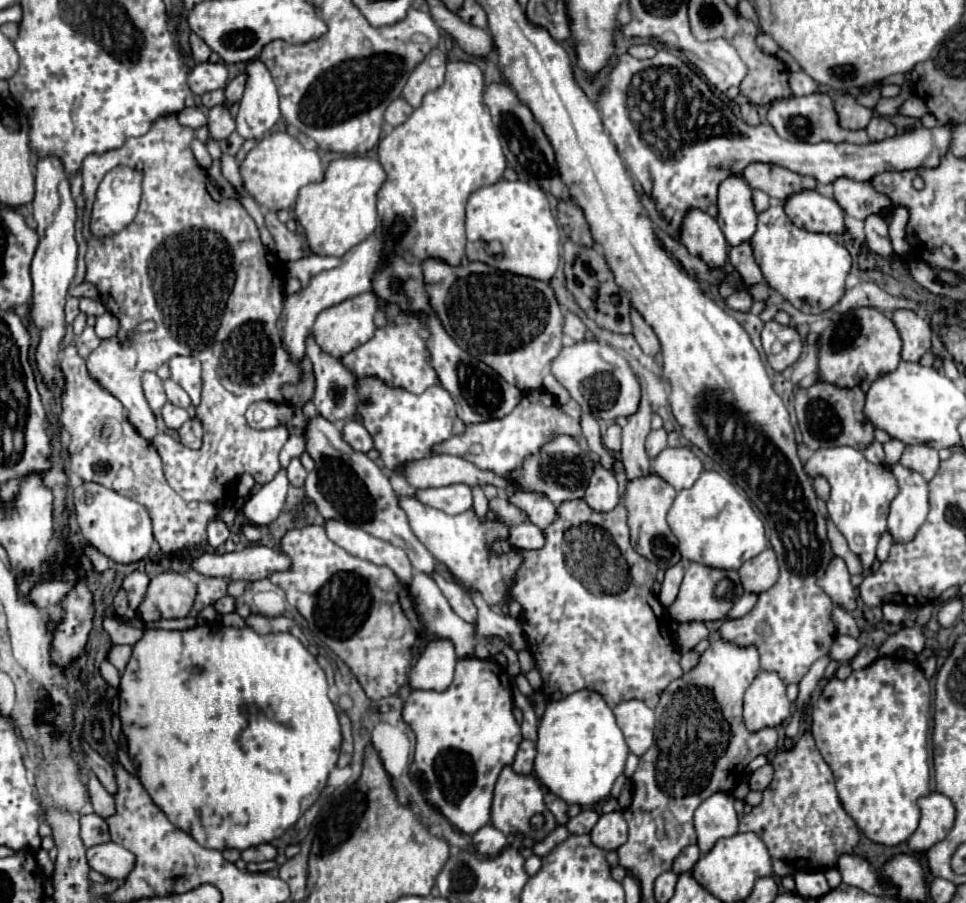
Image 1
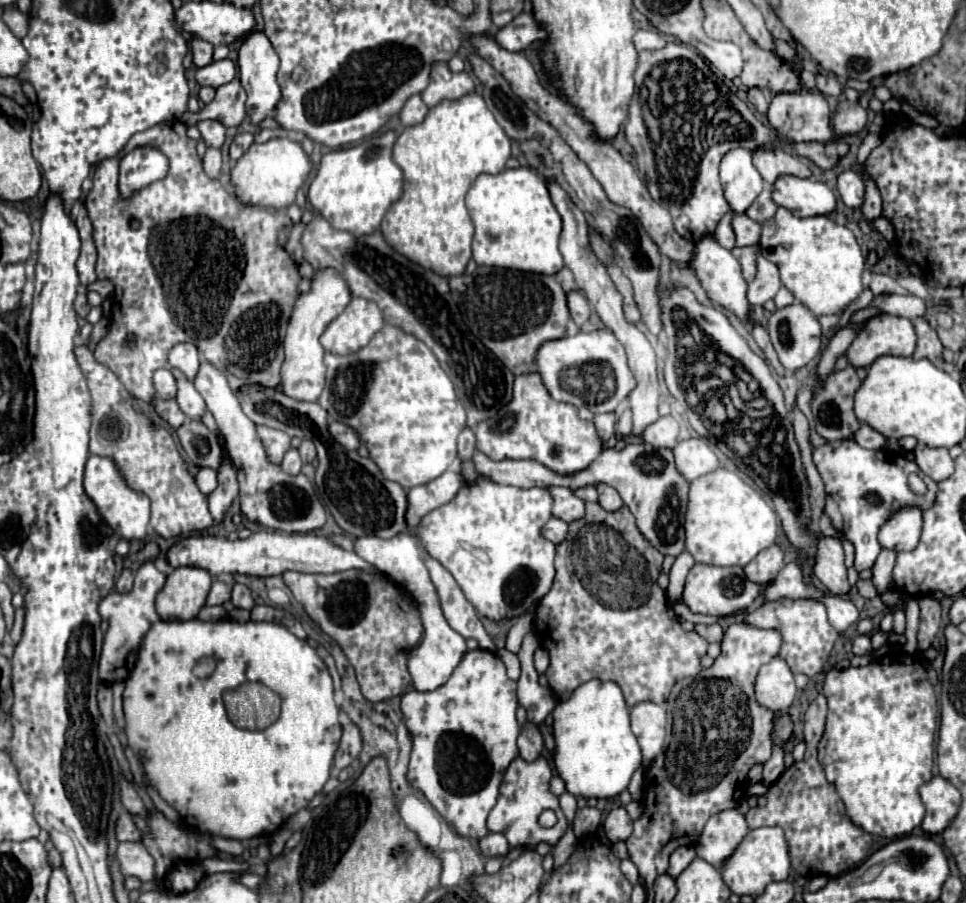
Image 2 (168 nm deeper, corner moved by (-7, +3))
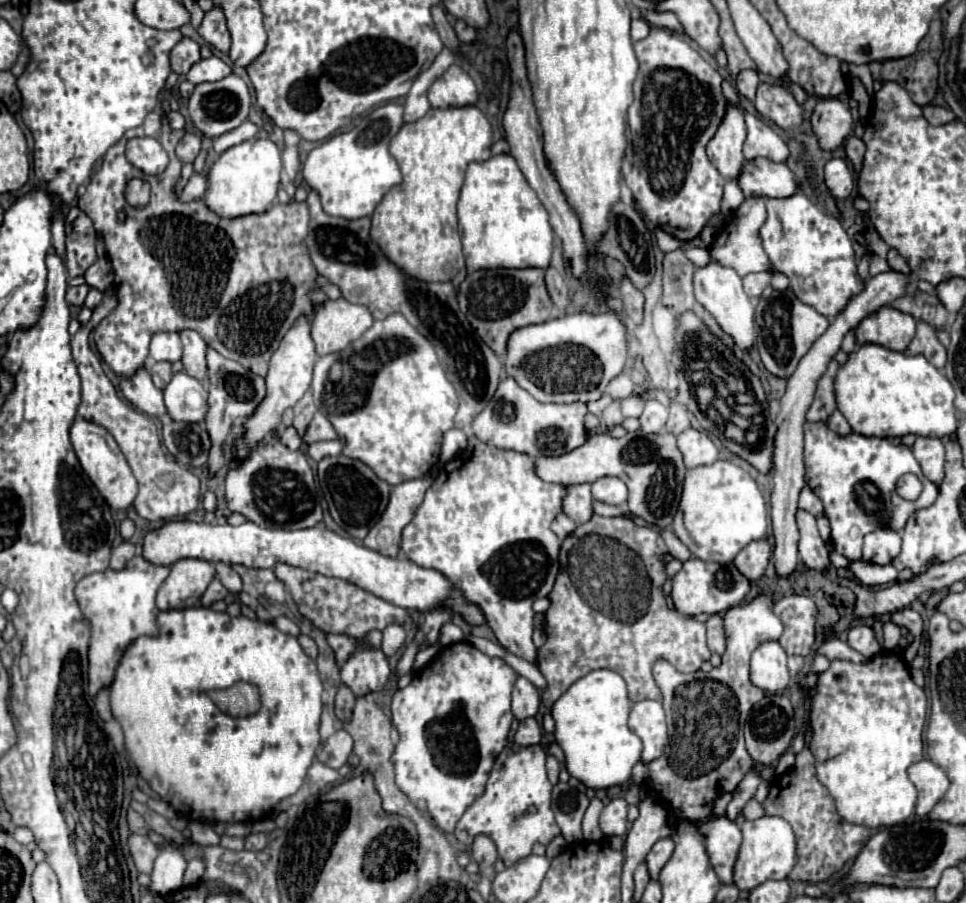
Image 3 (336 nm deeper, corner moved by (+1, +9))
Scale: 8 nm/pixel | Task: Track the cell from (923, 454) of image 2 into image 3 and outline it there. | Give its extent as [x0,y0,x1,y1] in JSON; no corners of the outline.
[912,437,944,483]

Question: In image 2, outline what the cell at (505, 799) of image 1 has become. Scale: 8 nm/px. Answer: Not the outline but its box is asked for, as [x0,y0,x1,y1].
[488,757,568,849]

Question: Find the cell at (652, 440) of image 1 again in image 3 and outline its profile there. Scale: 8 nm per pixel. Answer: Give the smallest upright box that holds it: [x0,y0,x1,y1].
[640,399,668,433]

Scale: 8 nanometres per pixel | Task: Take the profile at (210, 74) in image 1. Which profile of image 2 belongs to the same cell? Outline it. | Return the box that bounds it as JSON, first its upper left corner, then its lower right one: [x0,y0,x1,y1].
[196,59,236,87]

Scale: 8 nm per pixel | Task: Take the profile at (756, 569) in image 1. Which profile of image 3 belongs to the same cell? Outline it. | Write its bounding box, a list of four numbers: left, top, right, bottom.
[734,539,772,581]

